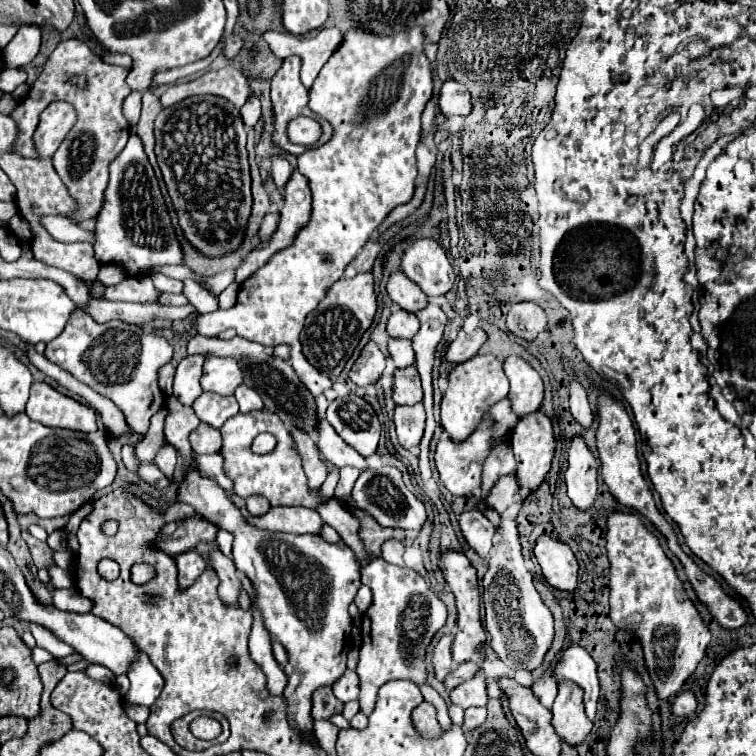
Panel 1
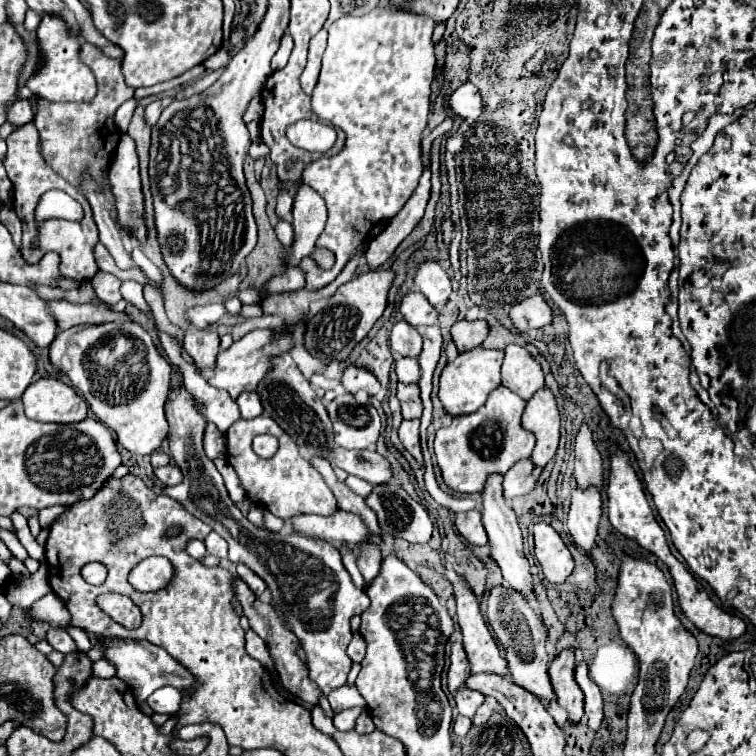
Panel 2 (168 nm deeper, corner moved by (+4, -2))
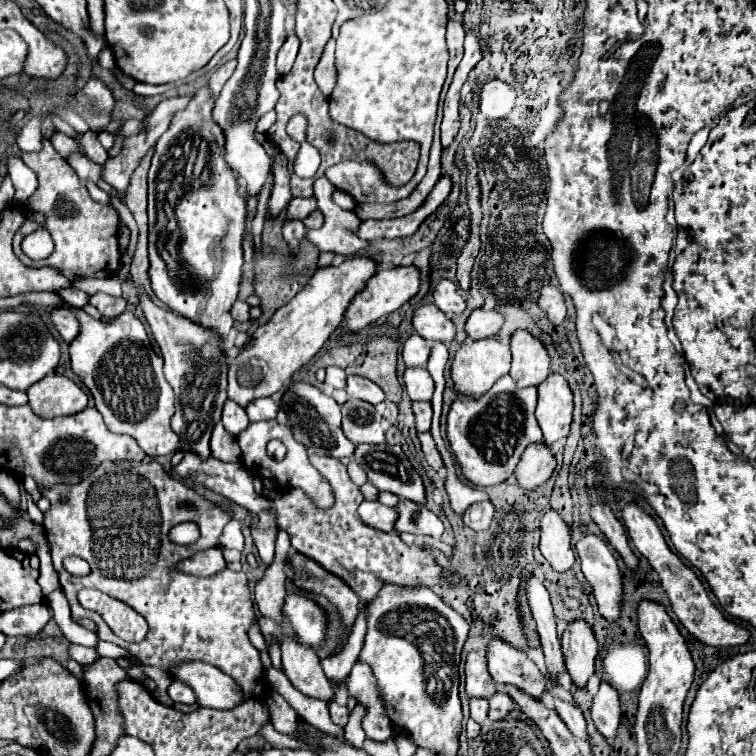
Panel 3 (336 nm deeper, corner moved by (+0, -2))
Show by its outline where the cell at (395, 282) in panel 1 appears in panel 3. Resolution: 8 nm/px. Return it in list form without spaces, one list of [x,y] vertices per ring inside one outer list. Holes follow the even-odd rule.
[[[420,305],[412,315],[412,325],[428,341],[450,343],[454,339],[454,323],[436,305]]]

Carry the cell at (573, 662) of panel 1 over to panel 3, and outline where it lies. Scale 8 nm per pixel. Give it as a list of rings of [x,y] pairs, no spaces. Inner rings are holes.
[[[600,681],[600,689],[592,699],[590,713],[596,729],[606,739],[612,739],[620,725],[620,701],[618,691],[614,691],[606,681]]]

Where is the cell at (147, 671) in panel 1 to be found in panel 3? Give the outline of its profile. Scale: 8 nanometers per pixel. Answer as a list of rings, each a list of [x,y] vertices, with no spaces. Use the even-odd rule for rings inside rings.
[[[172,683],[172,685],[168,687],[168,695],[172,697],[174,703],[186,703],[186,705],[192,705],[192,703],[196,701],[192,689],[190,689],[188,685],[184,685],[184,683]]]

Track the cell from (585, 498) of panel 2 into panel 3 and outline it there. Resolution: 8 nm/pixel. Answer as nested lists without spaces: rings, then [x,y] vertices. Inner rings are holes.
[[[584,535],[576,543],[576,553],[582,559],[582,573],[594,589],[600,613],[606,619],[618,619],[622,601],[622,579],[608,545],[598,535]]]

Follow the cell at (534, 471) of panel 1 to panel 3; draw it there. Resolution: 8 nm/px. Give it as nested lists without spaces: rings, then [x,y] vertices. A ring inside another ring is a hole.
[[[550,373],[544,383],[538,385],[536,419],[544,433],[544,443],[552,447],[558,439],[568,435],[572,421],[572,391],[562,375]]]

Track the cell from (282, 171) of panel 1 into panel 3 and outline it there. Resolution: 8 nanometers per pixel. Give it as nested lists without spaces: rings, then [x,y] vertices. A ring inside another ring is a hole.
[[[288,219],[288,221],[282,223],[282,235],[284,235],[286,243],[292,247],[292,251],[296,251],[296,245],[304,237],[304,233],[306,233],[306,227],[298,219],[292,219],[292,221]]]

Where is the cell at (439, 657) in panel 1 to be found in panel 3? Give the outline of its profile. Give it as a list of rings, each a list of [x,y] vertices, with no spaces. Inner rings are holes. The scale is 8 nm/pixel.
[[[470,651],[466,657],[464,665],[466,673],[466,695],[468,697],[492,697],[496,691],[496,683],[492,681],[486,665],[484,665],[484,655]]]

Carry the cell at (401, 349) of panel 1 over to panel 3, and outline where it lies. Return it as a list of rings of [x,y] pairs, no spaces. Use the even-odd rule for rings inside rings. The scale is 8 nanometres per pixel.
[[[406,367],[404,371],[406,391],[412,401],[430,401],[434,393],[434,381],[422,367]]]

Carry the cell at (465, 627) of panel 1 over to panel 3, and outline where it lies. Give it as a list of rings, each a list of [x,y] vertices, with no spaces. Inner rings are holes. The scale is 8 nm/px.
[[[500,637],[488,641],[488,671],[496,683],[510,683],[522,689],[532,697],[540,697],[544,693],[544,677],[538,667],[526,657],[524,651],[512,647]]]

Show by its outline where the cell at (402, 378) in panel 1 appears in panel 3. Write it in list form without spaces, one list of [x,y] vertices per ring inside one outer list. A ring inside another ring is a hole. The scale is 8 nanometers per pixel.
[[[412,403],[412,411],[416,415],[416,431],[430,431],[430,421],[432,421],[432,407],[430,403]]]

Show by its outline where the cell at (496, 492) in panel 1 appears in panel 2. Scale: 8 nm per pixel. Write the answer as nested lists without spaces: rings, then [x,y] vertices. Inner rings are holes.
[[[522,459],[510,467],[504,475],[504,499],[514,499],[518,495],[526,495],[536,487],[538,477],[534,475],[532,459]]]

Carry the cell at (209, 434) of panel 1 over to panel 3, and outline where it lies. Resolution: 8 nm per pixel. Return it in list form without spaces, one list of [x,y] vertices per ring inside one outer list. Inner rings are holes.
[[[216,423],[214,431],[212,431],[210,449],[212,449],[212,457],[216,457],[220,461],[234,463],[240,459],[240,447],[236,443],[236,437],[228,435],[228,431],[224,431],[222,423]]]

